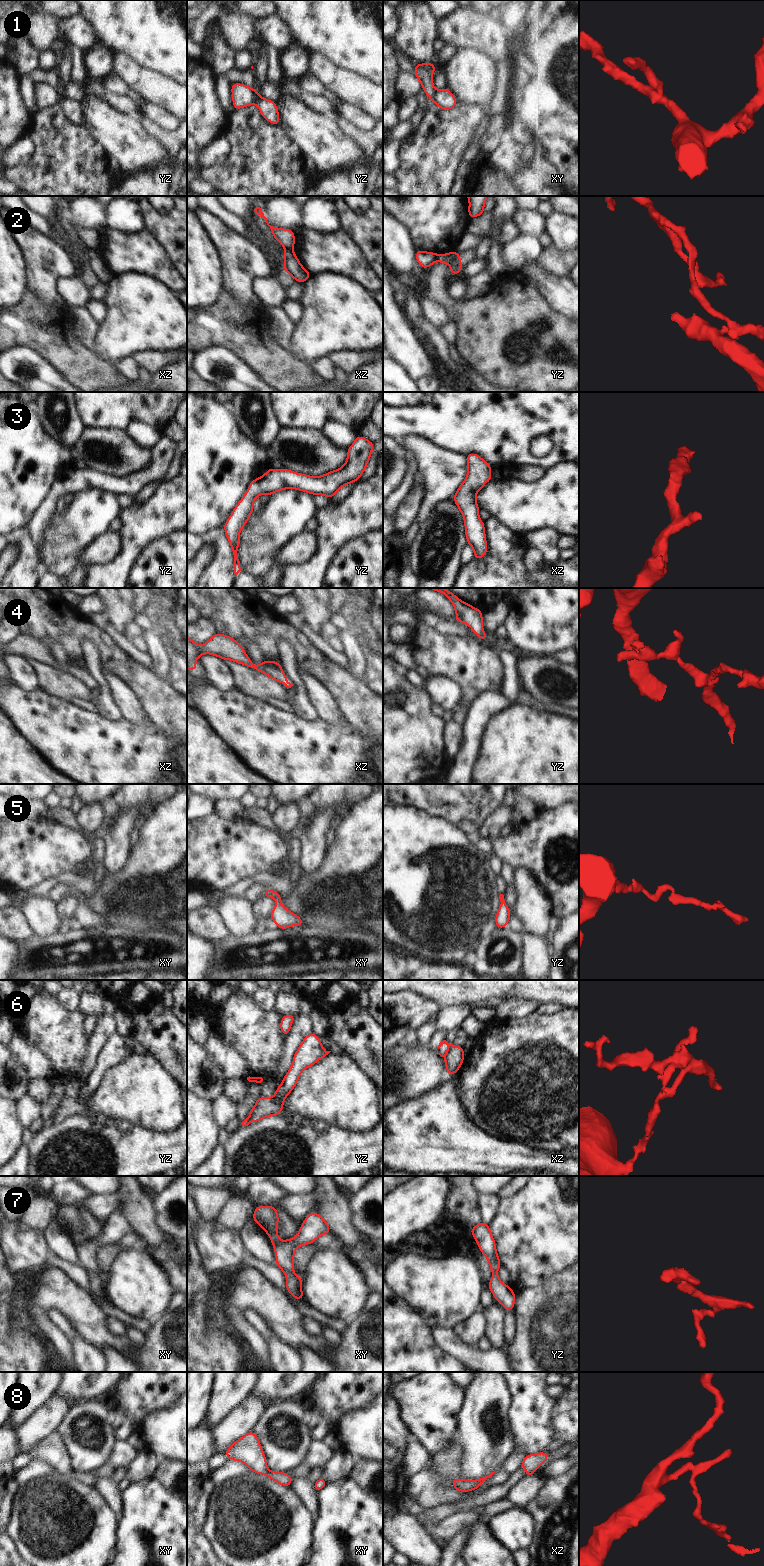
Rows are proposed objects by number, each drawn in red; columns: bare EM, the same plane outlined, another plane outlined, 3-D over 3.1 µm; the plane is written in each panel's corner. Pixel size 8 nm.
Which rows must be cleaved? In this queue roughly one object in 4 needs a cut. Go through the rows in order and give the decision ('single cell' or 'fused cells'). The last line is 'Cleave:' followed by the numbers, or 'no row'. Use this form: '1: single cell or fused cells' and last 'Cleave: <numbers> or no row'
1: fused cells
2: fused cells
3: single cell
4: single cell
5: single cell
6: fused cells
7: single cell
8: single cell
Cleave: 1, 2, 6

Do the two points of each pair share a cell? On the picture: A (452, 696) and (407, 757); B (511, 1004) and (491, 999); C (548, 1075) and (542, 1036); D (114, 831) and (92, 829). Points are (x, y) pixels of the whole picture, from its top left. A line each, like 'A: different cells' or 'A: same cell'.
A: different cells
B: different cells
C: same cell
D: different cells

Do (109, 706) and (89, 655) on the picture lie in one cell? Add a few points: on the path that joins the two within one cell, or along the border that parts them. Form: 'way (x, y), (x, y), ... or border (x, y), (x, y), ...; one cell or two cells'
way (105, 693), (104, 686), (96, 676), (94, 668); one cell

